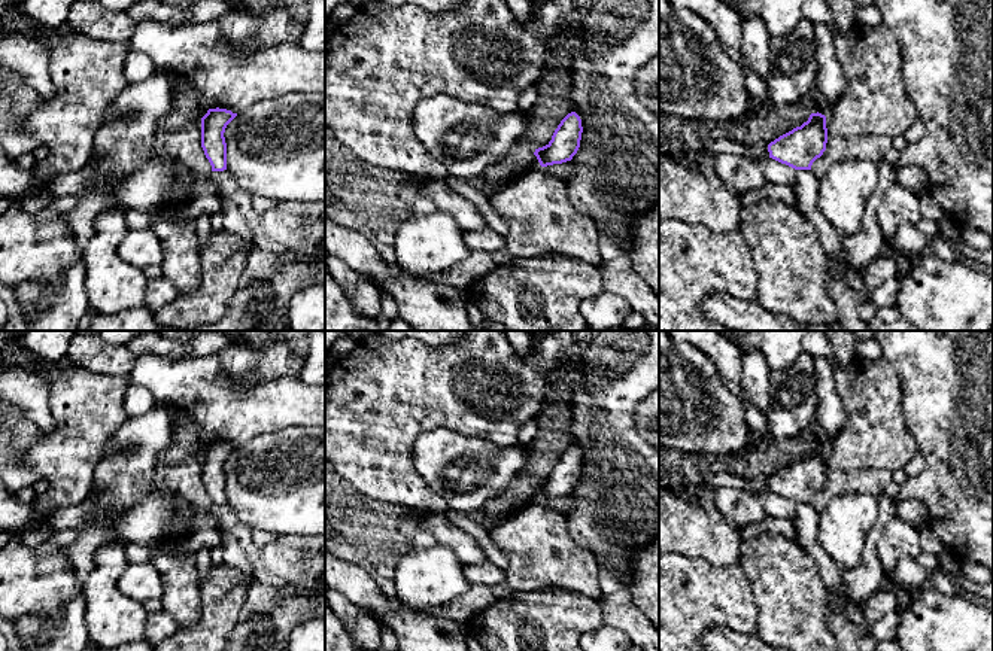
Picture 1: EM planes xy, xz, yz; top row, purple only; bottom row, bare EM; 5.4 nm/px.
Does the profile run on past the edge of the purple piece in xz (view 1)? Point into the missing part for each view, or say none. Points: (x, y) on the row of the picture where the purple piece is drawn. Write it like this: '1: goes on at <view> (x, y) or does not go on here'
1: does not go on here

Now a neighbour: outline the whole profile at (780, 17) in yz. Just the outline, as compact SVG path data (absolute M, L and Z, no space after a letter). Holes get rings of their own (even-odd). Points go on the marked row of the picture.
M723 0L743 18L759 16L771 37L793 31L802 16L805 0Z

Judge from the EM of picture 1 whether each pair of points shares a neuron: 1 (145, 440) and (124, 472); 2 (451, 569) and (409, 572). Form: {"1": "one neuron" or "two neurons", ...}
{"1": "one neuron", "2": "one neuron"}

